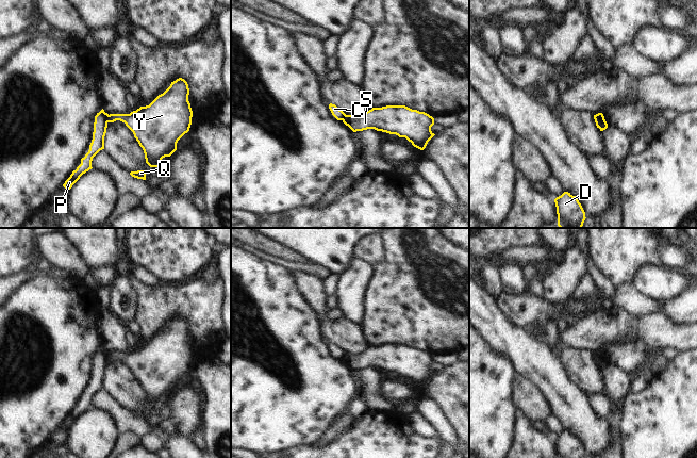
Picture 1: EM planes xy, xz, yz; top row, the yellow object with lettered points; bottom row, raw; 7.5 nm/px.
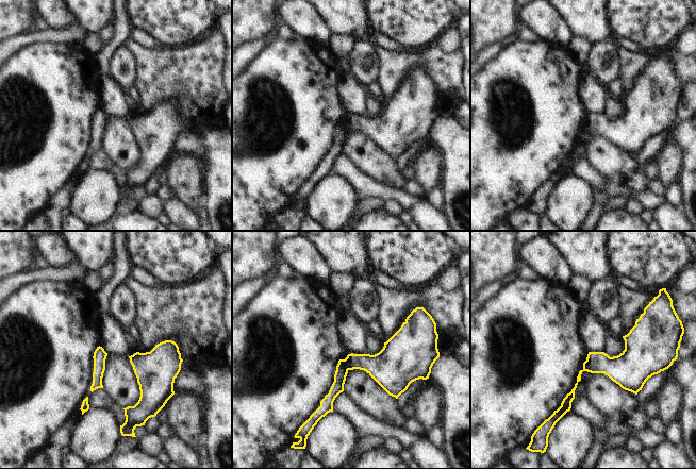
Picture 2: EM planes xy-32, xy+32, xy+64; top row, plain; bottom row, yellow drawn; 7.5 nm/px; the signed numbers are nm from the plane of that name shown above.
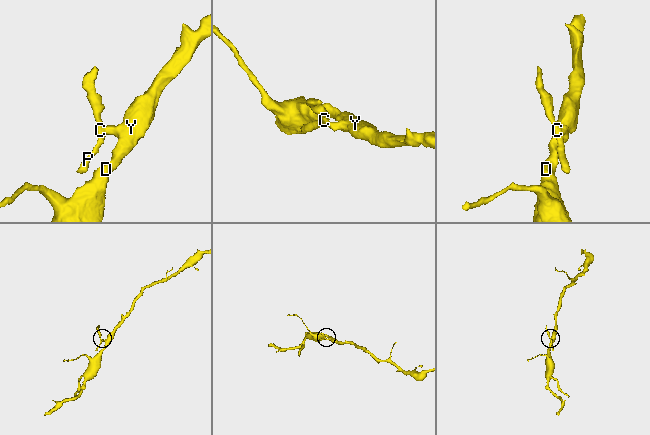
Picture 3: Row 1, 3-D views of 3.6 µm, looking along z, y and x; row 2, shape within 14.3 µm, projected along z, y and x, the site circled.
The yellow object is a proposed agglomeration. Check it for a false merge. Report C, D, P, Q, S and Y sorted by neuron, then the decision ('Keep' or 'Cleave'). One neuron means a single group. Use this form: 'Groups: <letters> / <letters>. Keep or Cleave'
Groups: C P / D Q S Y. Cleave

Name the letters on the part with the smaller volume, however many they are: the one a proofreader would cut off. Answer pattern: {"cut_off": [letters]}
{"cut_off": ["C", "P"]}

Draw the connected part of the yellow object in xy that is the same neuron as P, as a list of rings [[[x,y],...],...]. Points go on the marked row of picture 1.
[[[102,109],[95,116],[93,140],[89,145],[89,150],[84,158],[81,159],[81,164],[72,171],[70,177],[65,181],[63,186],[70,190],[80,177],[92,169],[93,158],[102,149],[104,149],[104,136],[107,128],[109,114]]]

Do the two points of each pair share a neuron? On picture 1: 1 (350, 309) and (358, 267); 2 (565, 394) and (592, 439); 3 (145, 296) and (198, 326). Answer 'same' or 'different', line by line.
1: same
2: same
3: same

